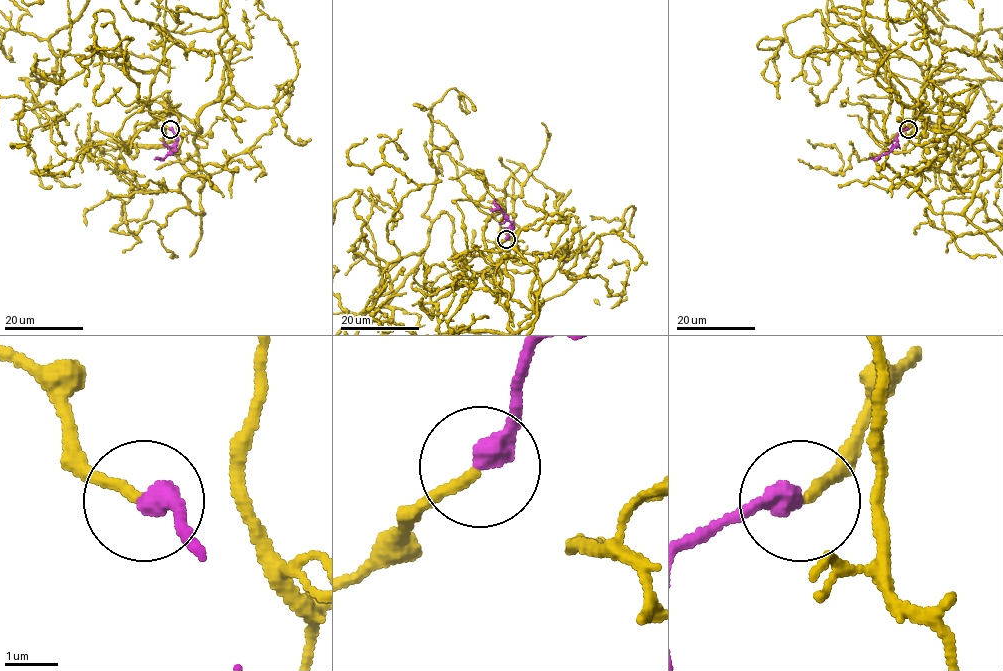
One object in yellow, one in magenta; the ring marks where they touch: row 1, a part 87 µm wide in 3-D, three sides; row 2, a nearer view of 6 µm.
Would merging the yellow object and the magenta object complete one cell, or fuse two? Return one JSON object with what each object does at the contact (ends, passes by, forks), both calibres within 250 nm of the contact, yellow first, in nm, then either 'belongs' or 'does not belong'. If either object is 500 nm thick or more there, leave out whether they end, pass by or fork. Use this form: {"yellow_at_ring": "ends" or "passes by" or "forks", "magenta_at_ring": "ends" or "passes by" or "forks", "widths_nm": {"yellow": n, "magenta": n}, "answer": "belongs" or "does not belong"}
{"yellow_at_ring": "ends", "magenta_at_ring": "ends", "widths_nm": {"yellow": 200, "magenta": 440}, "answer": "belongs"}

